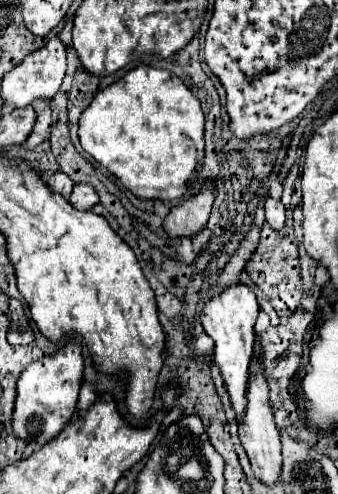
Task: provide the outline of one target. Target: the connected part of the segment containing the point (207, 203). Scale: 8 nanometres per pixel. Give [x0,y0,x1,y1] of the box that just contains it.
[164,180,214,236]

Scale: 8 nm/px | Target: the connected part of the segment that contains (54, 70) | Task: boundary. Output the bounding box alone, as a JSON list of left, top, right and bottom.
[2,36,66,108]

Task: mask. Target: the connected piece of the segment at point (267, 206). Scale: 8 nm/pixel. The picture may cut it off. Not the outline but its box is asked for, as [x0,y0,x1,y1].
[264,198,286,230]

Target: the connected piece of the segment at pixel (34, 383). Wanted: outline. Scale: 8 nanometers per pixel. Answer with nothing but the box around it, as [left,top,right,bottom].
[12,340,84,448]

